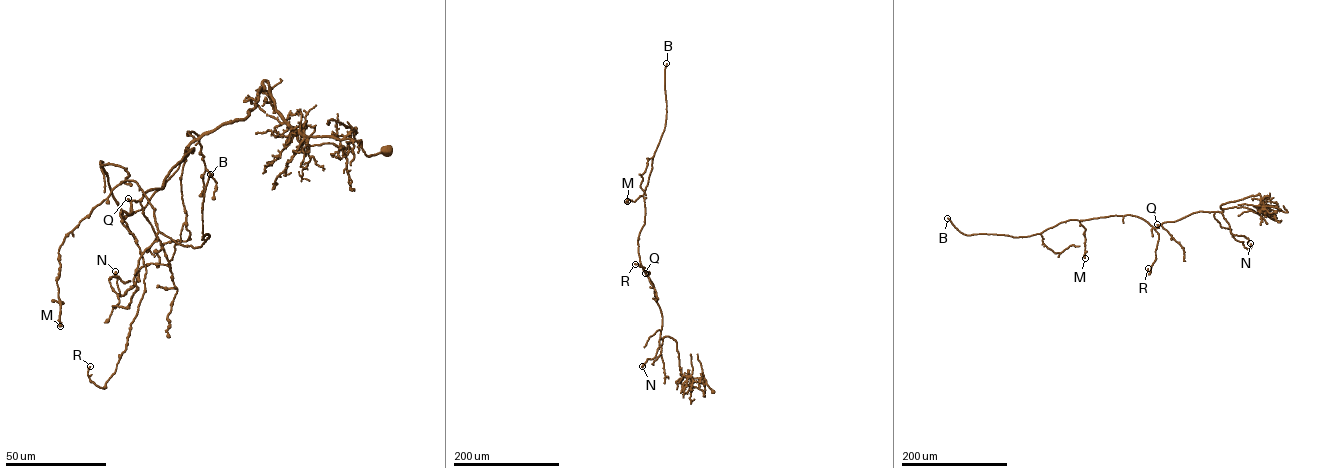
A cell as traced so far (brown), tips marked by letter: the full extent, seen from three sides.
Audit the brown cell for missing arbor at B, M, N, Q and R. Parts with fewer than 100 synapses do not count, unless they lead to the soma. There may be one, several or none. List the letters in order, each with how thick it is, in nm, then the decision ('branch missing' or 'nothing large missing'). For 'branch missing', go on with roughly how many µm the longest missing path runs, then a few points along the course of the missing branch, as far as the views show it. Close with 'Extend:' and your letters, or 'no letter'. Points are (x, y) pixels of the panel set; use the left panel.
B: 260 nm thick; branch missing; about 250 µm are missing; missing branch runs (210, 174), (215, 148), (210, 117), (186, 98), (126, 89), (97, 71), (86, 100), (92, 101), (98, 69)
M: 700 nm thick; nothing large missing
N: 600 nm thick; nothing large missing
Q: 130 nm thick; nothing large missing
R: 150 nm thick; nothing large missing
Extend: B

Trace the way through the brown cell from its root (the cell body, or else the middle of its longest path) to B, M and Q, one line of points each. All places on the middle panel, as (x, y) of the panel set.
B: (713, 392), (704, 378), (682, 376), (676, 341), (660, 338), (661, 311), (638, 251), (665, 124), (666, 63)
M: (713, 392), (704, 378), (682, 376), (676, 341), (660, 338), (661, 311), (638, 251), (644, 199), (627, 201)
Q: (713, 392), (704, 378), (680, 374), (676, 341), (668, 336), (660, 338), (662, 314), (654, 285), (645, 273)

